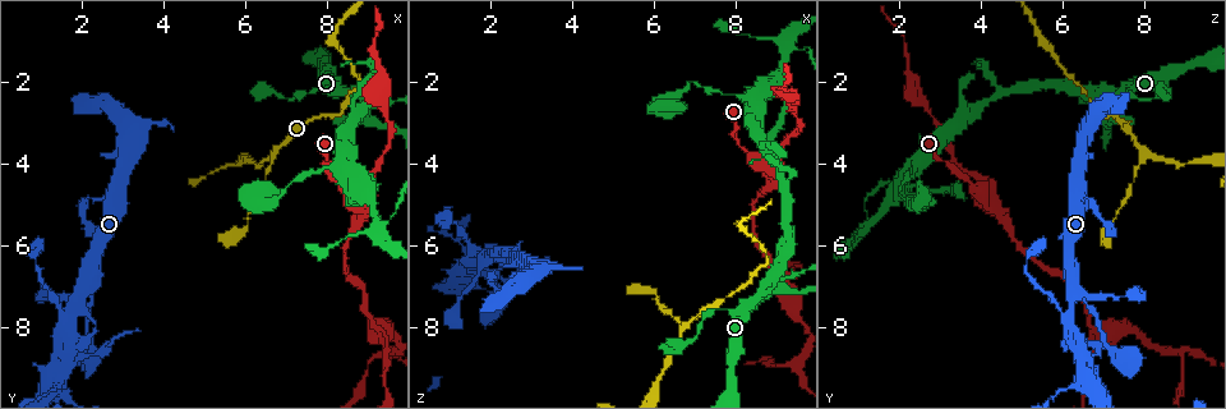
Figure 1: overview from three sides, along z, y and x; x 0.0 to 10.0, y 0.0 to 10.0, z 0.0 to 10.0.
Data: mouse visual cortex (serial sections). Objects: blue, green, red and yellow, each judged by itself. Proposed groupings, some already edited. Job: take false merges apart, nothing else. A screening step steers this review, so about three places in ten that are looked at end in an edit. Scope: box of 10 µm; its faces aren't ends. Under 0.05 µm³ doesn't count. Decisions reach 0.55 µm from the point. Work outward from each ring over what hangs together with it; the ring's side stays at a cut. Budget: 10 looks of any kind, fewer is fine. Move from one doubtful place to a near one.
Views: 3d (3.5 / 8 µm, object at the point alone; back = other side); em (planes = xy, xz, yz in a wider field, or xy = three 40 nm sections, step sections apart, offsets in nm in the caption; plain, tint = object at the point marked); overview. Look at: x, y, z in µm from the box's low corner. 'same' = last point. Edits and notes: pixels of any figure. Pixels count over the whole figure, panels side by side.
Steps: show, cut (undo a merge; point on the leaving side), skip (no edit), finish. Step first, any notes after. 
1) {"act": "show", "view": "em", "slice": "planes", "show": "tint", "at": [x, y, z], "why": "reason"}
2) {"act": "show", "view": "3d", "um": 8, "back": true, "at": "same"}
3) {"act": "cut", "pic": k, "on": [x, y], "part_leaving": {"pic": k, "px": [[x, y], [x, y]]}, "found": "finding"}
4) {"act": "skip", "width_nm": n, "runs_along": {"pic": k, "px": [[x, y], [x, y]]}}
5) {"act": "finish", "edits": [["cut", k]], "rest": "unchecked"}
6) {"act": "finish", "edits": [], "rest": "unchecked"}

{"act": "show", "view": "3d", "um": 3.5, "at": [8.80, 2.25, 6.80]}

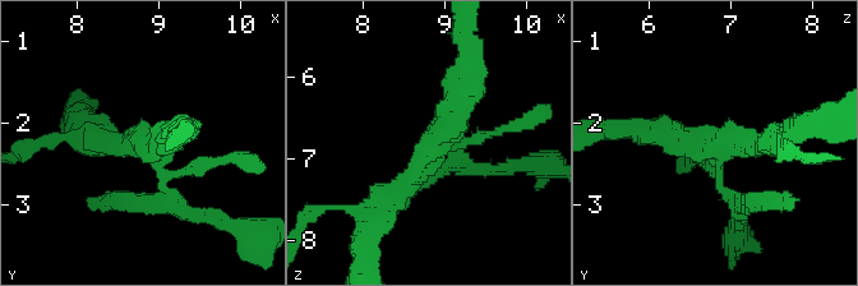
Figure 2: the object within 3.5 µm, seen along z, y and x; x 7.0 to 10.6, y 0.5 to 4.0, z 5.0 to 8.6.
{"act": "show", "view": "em", "slice": "xy", "step": 1, "show": "tint", "at": [8.90, 2.25, 6.85], "arms": 4, "arm_widths_nm": [150, 150, 300, 350]}

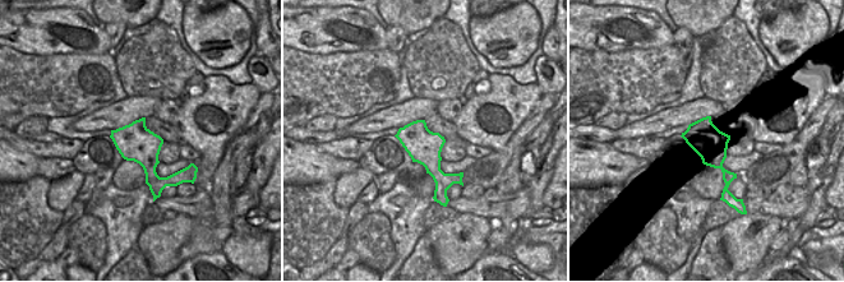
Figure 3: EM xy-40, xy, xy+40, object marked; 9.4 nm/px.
{"act": "skip", "runs_along": {"pic": 2, "px": [[378, 213], [452, 128], [469, 79]]}, "found": "all the same cell"}

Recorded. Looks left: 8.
{"act": "show", "view": "3d", "um": 3.5, "back": true, "at": [8.80, 4.70, 3.95], "why": "side arm on a straight run"}

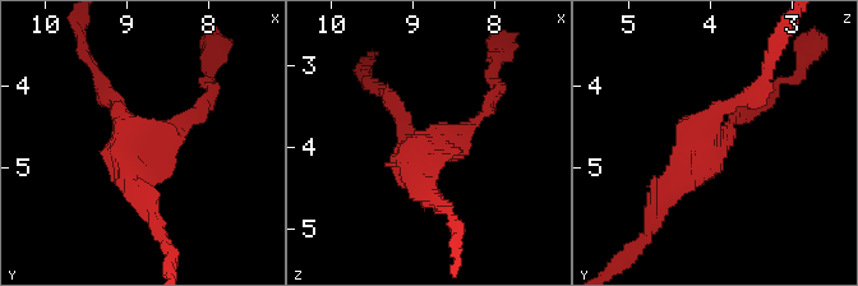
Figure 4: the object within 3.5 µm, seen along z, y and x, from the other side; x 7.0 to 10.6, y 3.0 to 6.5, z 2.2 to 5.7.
{"act": "show", "view": "em", "slice": "xy", "step": 3, "show": "tint", "at": [8.80, 4.75, 4.05], "arms": 3, "arm_widths_nm": [150, 200, 300]}

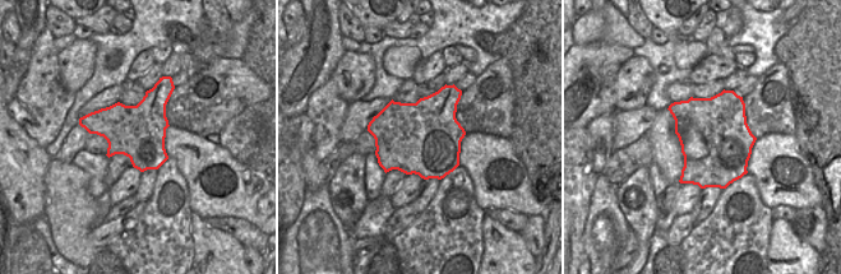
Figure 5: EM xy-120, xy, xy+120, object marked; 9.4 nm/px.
{"act": "skip", "found": "one cell here"}

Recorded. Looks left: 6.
{"act": "show", "view": "3d", "um": 8, "at": [9.15, 5.60, 1.20]}

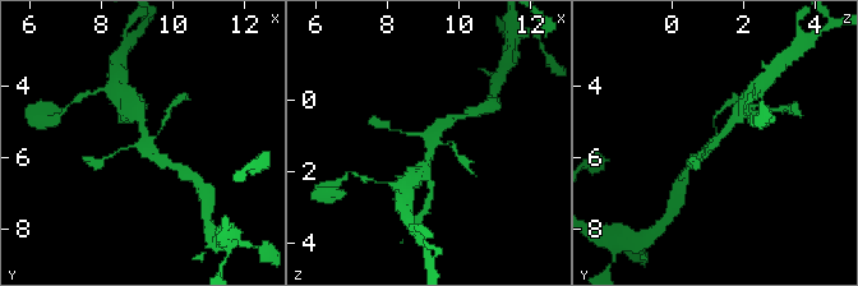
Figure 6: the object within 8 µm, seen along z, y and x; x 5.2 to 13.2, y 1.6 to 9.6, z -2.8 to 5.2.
{"act": "show", "view": "3d", "um": 3.5, "at": "same", "why": "closer look"}

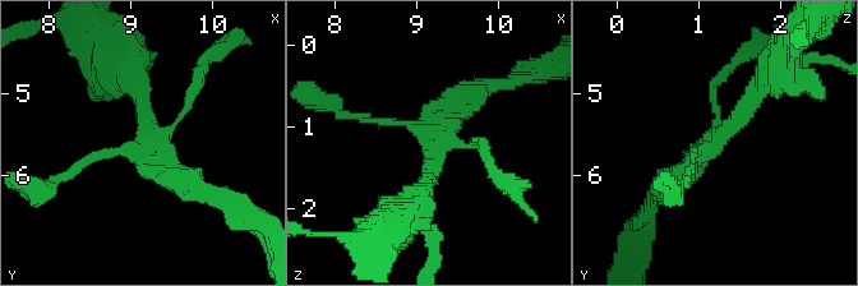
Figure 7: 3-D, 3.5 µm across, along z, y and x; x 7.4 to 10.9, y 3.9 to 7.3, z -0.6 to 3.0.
{"act": "skip", "runs_along": {"pic": 7, "px": [[765, 79], [687, 174], [658, 189]]}, "found": "all the same cell"}

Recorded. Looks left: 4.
{"act": "show", "view": "em", "slice": "xy", "step": 1, "show": "tint", "at": [9.25, 8.00, 6.70], "why": "thick turns thin"}

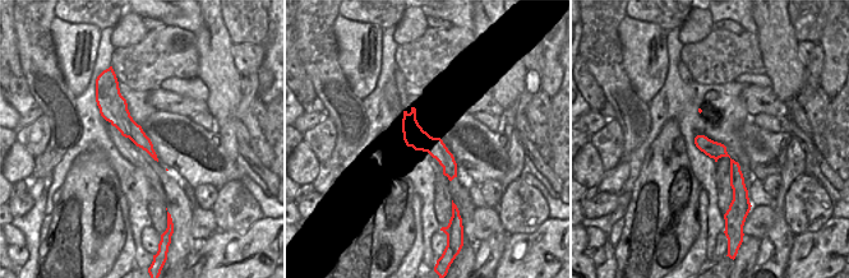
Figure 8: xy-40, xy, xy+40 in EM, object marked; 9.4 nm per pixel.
{"act": "show", "view": "3d", "um": 3.5, "at": "same", "why": "wider look"}

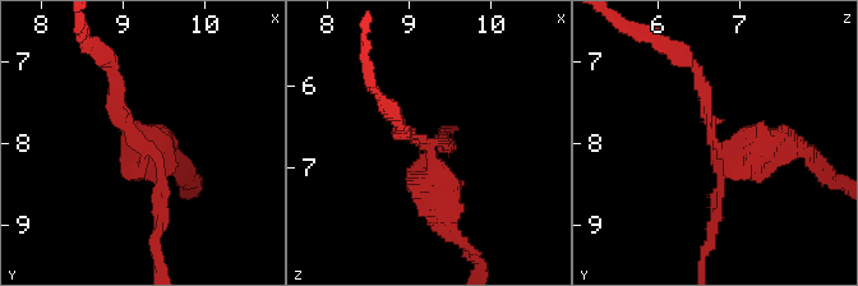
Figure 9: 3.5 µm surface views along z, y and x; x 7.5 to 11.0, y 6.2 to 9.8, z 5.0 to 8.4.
{"act": "cut", "pic": 9, "on": [765, 144], "arm_widths_nm": [150, 150, 450], "part_leaving": {"pic": 9, "px": [[728, 146], [803, 146], [826, 169]]}, "found": "two cells meet here"}

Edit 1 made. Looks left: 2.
{"act": "finish", "edits": [["cut", 9]], "rest": "unchecked"}

